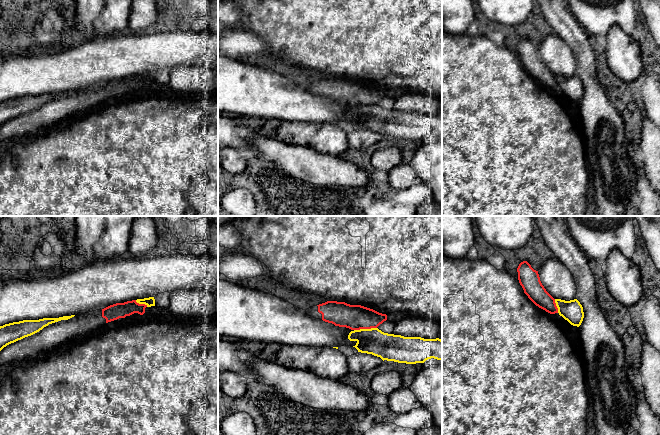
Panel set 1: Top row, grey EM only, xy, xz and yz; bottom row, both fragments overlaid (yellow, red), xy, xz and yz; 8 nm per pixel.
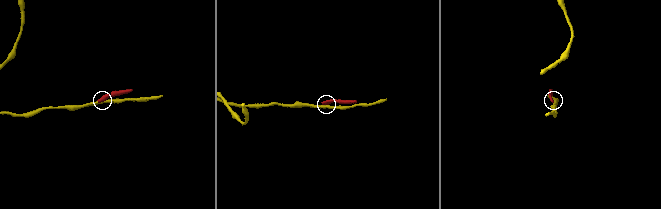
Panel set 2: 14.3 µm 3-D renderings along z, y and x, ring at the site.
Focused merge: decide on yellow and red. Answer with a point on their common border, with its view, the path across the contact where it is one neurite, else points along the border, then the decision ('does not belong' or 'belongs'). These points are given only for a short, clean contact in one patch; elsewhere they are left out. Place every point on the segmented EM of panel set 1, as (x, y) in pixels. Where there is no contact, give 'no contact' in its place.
meets yellow in xz at (365, 329); border along xz (376, 327), (354, 330); does not belong

